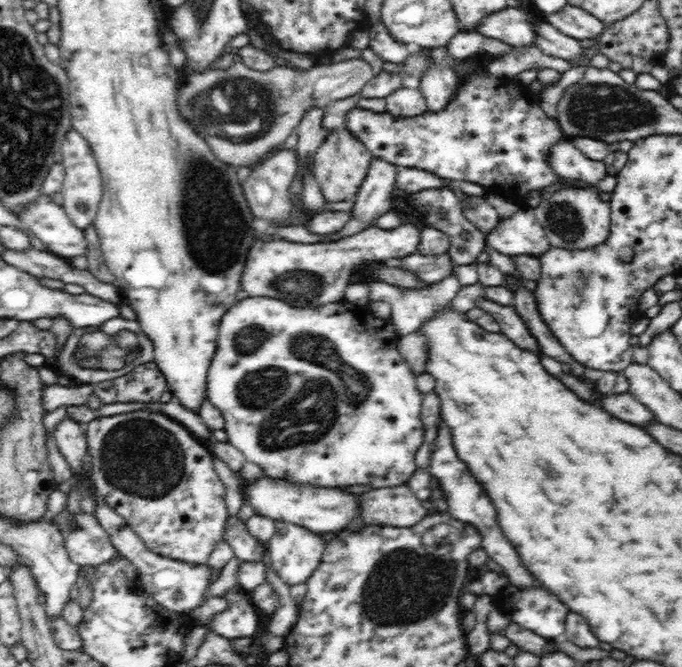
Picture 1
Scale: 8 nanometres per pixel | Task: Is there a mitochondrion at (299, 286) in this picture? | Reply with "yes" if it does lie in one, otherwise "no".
yes

